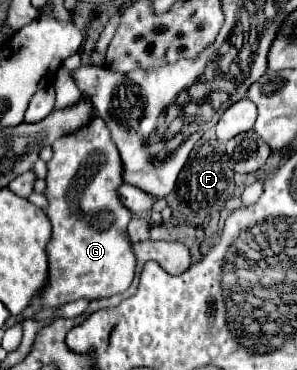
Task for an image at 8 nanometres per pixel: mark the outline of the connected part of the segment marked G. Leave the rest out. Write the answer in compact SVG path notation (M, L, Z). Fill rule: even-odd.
M99 117L53 145L45 183L47 207L43 211L53 225L53 235L47 243L47 285L43 285L35 299L43 307L57 309L77 299L95 301L123 293L131 285L135 271L135 257L127 235L131 213L117 199L121 159L107 125Z

